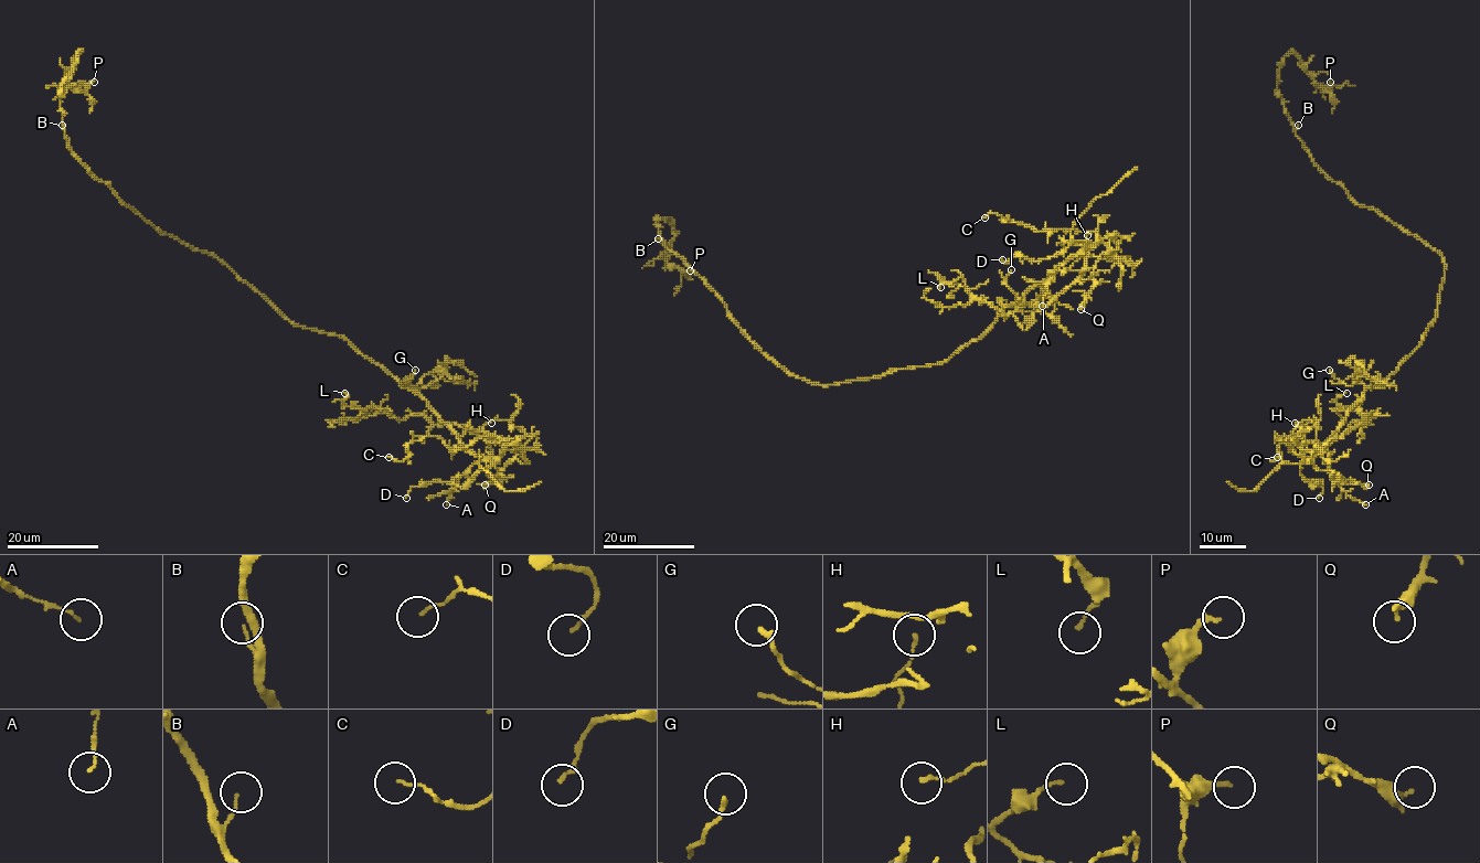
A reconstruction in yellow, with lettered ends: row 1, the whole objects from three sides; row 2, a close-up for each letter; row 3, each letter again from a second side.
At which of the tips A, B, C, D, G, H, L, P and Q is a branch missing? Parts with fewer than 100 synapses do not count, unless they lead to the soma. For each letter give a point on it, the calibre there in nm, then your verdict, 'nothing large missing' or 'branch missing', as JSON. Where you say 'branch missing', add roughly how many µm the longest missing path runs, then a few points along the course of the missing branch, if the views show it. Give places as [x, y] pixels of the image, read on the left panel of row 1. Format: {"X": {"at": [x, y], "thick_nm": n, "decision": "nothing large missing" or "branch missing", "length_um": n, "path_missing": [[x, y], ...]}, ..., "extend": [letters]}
{"A": {"at": [446, 504], "thick_nm": 90, "decision": "nothing large missing"}, "B": {"at": [62, 125], "thick_nm": 80, "decision": "nothing large missing"}, "C": {"at": [389, 457], "thick_nm": 80, "decision": "nothing large missing"}, "D": {"at": [406, 498], "thick_nm": 150, "decision": "nothing large missing"}, "G": {"at": [415, 370], "thick_nm": 160, "decision": "nothing large missing"}, "H": {"at": [491, 423], "thick_nm": 120, "decision": "nothing large missing"}, "L": {"at": [344, 393], "thick_nm": 120, "decision": "nothing large missing"}, "P": {"at": [94, 82], "thick_nm": 180, "decision": "nothing large missing"}, "Q": {"at": [485, 485], "thick_nm": 320, "decision": "nothing large missing"}, "extend": []}

